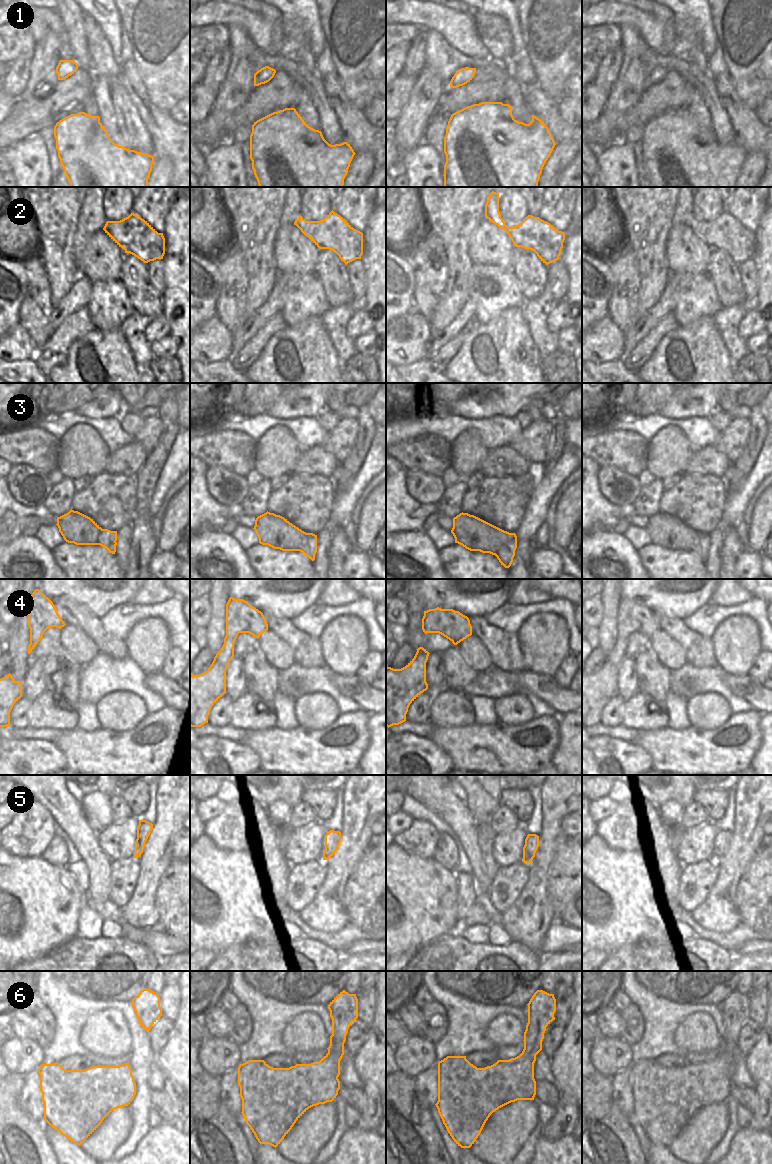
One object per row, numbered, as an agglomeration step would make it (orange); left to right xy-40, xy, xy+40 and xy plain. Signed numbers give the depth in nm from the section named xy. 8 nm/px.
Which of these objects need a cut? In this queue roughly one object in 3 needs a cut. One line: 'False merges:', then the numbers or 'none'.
False merges: 3

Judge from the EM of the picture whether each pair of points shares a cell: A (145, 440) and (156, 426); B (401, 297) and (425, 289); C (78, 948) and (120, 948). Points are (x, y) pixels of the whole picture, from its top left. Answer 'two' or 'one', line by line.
A: one
B: two
C: one

